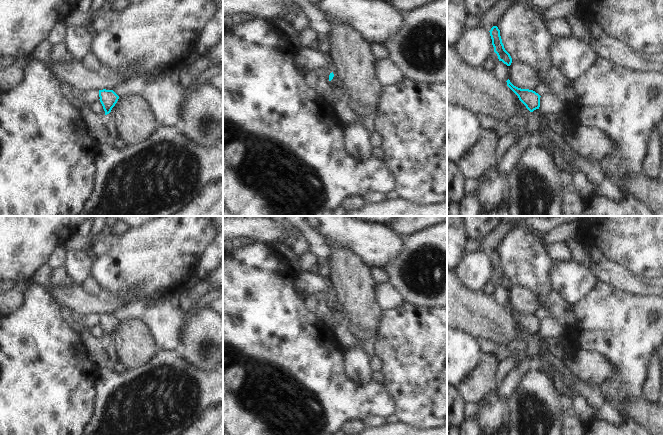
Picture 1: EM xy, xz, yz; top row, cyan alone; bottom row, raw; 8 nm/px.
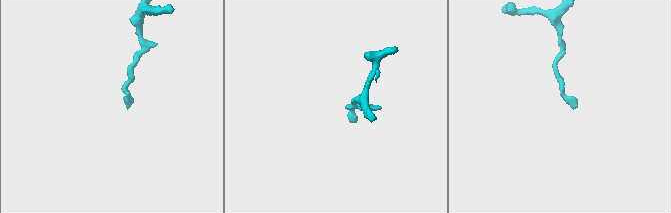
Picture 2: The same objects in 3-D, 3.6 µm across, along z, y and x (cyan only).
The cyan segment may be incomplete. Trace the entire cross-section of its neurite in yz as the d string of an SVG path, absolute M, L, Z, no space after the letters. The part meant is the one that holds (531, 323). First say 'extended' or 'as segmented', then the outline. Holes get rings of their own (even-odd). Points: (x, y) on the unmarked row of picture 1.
as segmented; M509 303L506 306L507 310L518 320L519 324L530 336L539 333L541 320L538 317L533 314L518 312L514 310Z

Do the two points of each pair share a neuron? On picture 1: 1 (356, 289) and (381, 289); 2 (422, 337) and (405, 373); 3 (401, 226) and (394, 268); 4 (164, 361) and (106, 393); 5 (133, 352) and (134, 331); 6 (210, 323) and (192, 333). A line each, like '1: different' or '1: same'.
1: different
2: same
3: different
4: same
5: same
6: same

